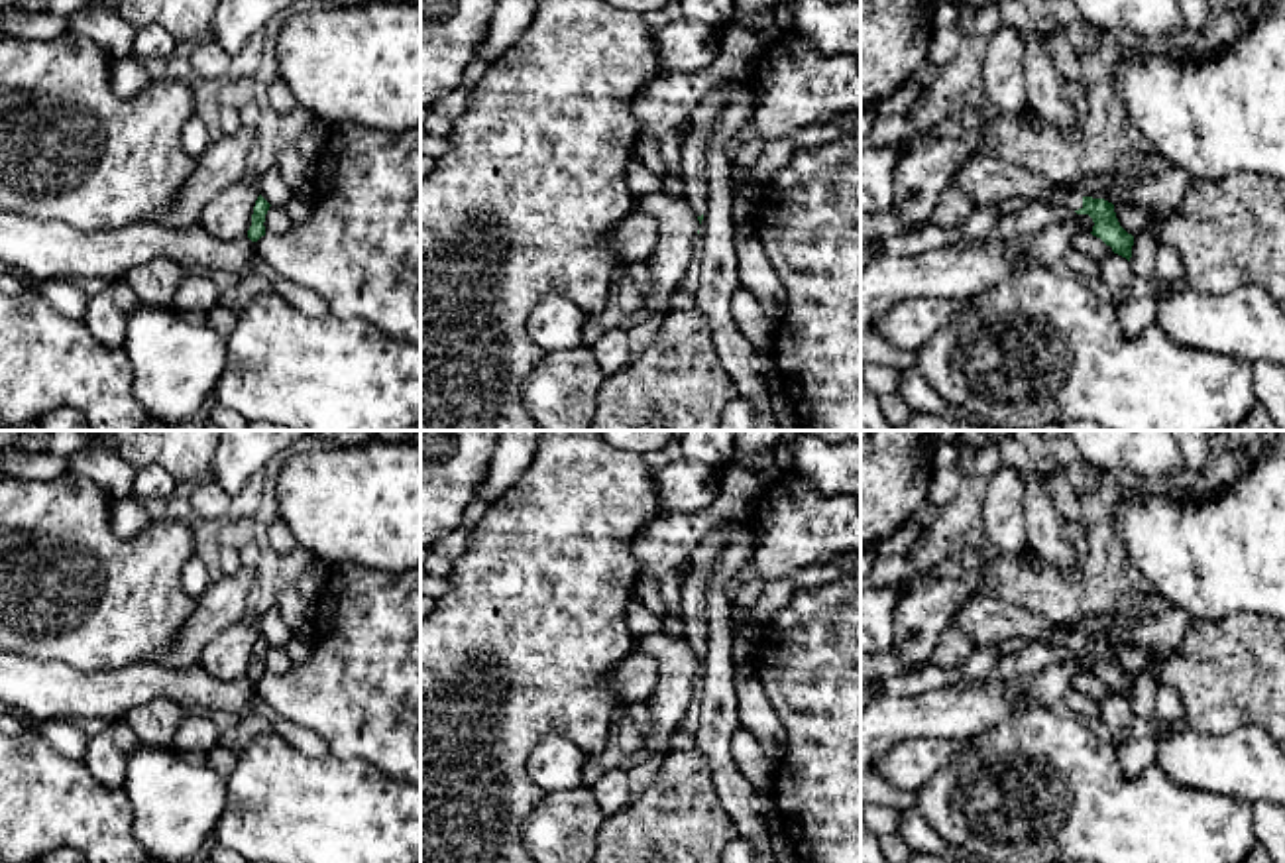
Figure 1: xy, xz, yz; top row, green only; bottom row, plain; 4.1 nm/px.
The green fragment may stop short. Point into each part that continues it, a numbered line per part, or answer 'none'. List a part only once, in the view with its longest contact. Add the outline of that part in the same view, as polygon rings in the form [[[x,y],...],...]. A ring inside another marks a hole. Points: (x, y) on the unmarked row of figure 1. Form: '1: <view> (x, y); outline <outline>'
1: yz (985, 620); outline [[[973,594],[953,615],[975,645],[996,645],[1006,639],[1028,639],[1032,645],[1083,649],[1083,635],[1069,631],[1020,604],[1004,598]]]

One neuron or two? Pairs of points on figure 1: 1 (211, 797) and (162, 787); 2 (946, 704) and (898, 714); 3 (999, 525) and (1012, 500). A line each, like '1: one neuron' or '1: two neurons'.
1: one neuron
2: one neuron
3: one neuron

